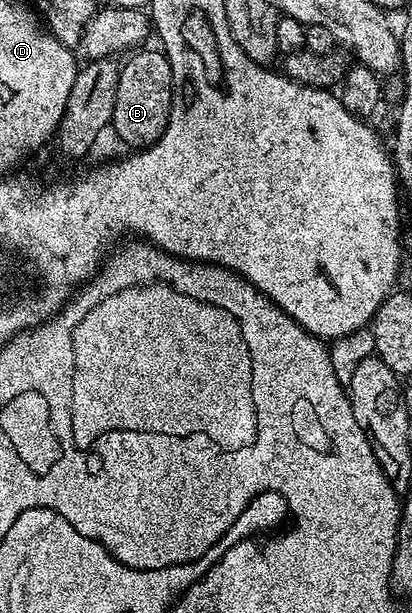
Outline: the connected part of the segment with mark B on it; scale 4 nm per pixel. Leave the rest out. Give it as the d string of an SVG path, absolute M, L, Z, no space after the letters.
M140 48L123 59L119 67L117 92L114 95L114 110L111 129L125 142L128 148L152 146L166 132L172 107L172 69L163 49Z

